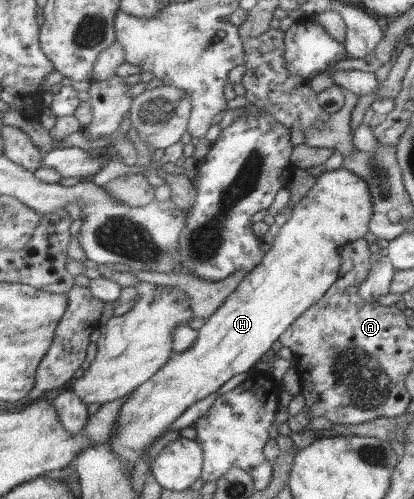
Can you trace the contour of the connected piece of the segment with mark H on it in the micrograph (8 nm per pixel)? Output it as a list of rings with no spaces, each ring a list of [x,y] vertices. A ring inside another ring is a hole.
[[[339,167],[325,170],[287,213],[286,221],[279,227],[278,233],[270,245],[265,247],[265,254],[259,265],[253,267],[226,297],[211,317],[204,320],[204,325],[197,330],[197,338],[183,353],[171,352],[171,357],[153,377],[143,382],[127,396],[117,415],[116,429],[107,445],[123,460],[127,472],[133,470],[135,462],[147,450],[147,446],[161,432],[169,427],[187,407],[215,393],[226,381],[239,373],[247,373],[259,361],[265,359],[265,353],[271,344],[299,318],[306,308],[315,304],[337,280],[341,266],[340,250],[342,246],[363,238],[368,231],[368,222],[372,213],[372,202],[367,181],[354,172]]]

